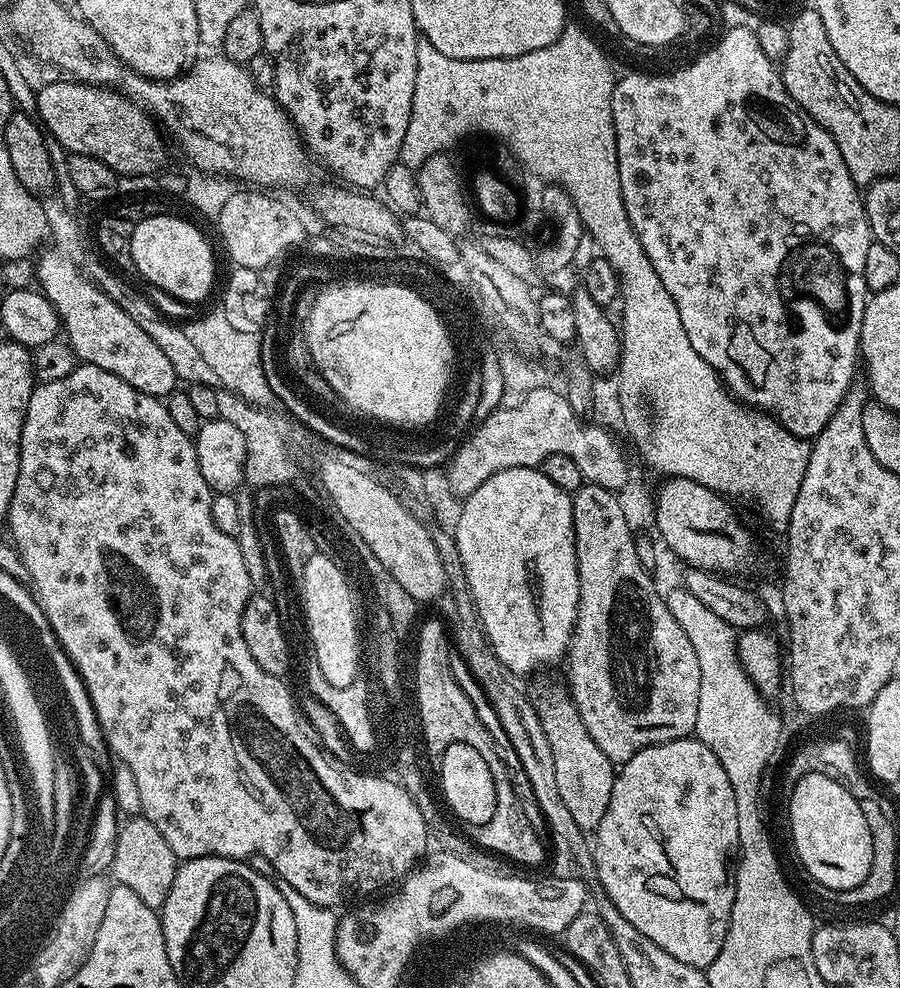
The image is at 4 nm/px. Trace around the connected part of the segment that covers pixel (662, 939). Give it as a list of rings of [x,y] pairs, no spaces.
[[[684,736],[681,740],[671,740],[650,746],[626,763],[619,765],[614,790],[610,790],[610,806],[606,806],[606,814],[602,814],[602,822],[594,833],[594,847],[597,866],[597,879],[604,887],[610,902],[630,922],[634,929],[657,943],[662,950],[672,954],[687,965],[706,970],[718,958],[722,950],[722,942],[726,942],[726,934],[730,926],[730,914],[736,897],[736,861],[740,850],[738,842],[738,806],[734,803],[734,790],[730,786],[730,778],[726,778],[726,770],[722,770],[722,762],[700,740],[692,736]]]

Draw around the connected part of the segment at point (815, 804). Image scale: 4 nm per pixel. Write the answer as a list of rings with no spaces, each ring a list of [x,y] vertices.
[[[820,773],[806,774],[790,789],[790,795],[788,824],[792,827],[792,844],[813,881],[834,891],[850,890],[862,883],[874,855],[870,829],[859,810],[859,801],[834,778]]]

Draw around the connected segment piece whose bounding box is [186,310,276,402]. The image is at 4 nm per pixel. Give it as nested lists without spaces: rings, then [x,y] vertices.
[[[218,310],[204,323],[188,324],[186,332],[208,360],[208,365],[216,368],[225,391],[232,390],[228,392],[250,402],[276,400],[273,391],[270,390],[270,384],[266,381],[265,370],[262,368],[261,337],[257,333],[234,330],[229,320]]]

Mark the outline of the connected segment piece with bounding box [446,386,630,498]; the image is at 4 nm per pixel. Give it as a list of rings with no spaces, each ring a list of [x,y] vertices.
[[[539,386],[519,406],[513,409],[497,407],[495,411],[467,433],[468,441],[455,449],[447,465],[446,477],[457,497],[468,496],[478,490],[486,478],[502,470],[539,468],[550,454],[566,454],[566,458],[572,459],[578,470],[582,470],[587,483],[609,488],[611,492],[617,493],[630,481],[623,446],[616,444],[607,427],[580,420],[571,410],[566,396],[559,391]]]

